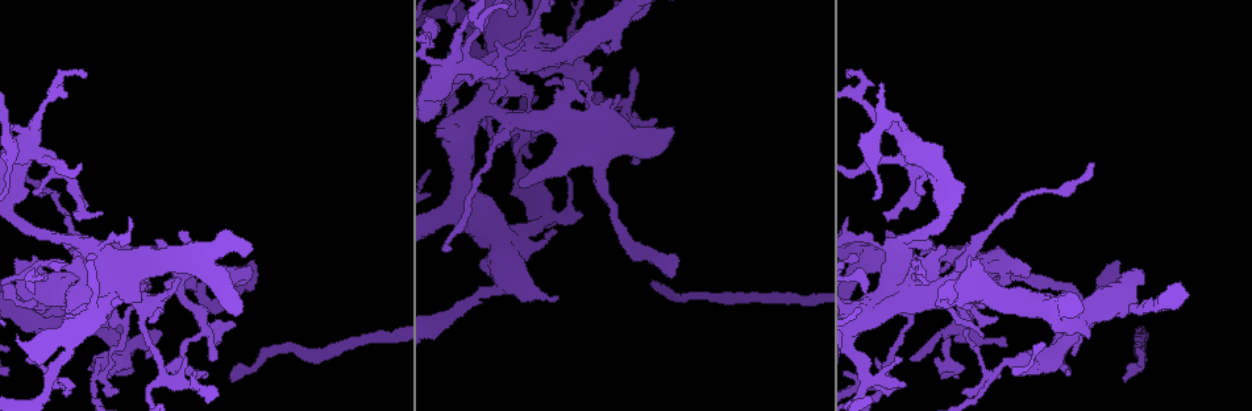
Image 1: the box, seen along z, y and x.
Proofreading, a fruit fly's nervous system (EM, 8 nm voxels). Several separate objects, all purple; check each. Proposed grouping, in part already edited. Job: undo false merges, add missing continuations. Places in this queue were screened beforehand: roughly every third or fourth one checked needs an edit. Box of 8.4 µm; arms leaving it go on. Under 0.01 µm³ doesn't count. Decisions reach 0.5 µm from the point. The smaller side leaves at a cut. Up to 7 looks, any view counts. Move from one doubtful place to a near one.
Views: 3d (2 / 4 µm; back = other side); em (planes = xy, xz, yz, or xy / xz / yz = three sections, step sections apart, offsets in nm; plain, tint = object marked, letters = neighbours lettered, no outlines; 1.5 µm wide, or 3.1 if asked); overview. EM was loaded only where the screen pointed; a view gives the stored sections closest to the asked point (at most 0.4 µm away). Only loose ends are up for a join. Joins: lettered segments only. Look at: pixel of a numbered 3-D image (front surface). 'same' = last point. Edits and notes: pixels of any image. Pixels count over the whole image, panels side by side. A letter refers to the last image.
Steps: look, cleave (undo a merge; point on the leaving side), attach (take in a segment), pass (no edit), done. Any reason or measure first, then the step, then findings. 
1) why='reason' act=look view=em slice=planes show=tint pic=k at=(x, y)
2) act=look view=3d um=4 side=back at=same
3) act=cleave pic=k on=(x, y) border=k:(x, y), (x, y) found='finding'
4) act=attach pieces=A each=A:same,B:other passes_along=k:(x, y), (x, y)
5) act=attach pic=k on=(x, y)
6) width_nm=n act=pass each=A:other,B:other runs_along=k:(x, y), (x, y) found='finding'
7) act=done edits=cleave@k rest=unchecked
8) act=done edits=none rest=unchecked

why='two arms at a narrow angle' act=look view=3d um=2 pic=1 at=(561, 84)

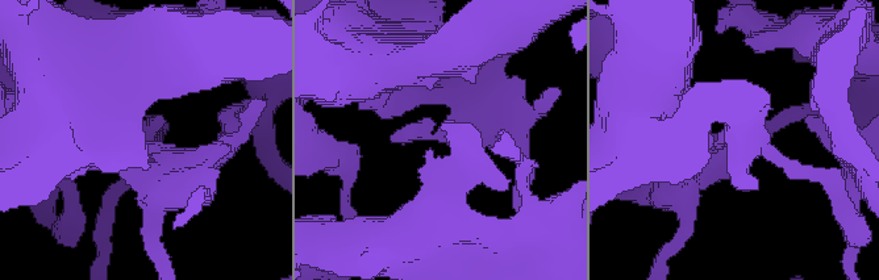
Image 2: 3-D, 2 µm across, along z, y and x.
act=look view=em slice=planes show=tint pic=2 at=(155, 144)

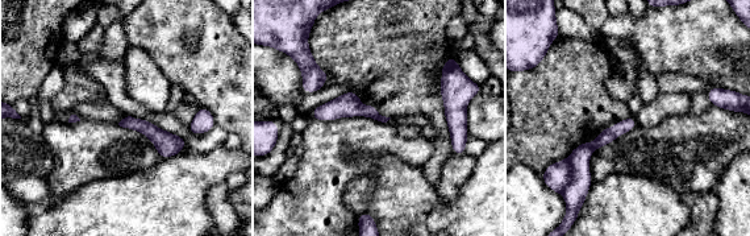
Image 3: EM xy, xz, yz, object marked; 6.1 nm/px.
act=look view=em slice=planes show=letters at=same

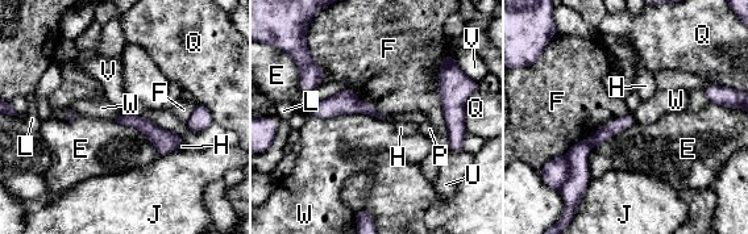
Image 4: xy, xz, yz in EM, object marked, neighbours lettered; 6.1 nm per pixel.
act=pass each=E:other,F:other,H:other,J:other,L:other,P:other,Q:other,U:other,V:other,W:other runs_along=4:(630, 118), (593, 141), (569, 166) found='no lettered segment goes on from it'

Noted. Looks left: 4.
why='sudden change in width' act=look view=3d um=4 pic=1 at=(100, 360)

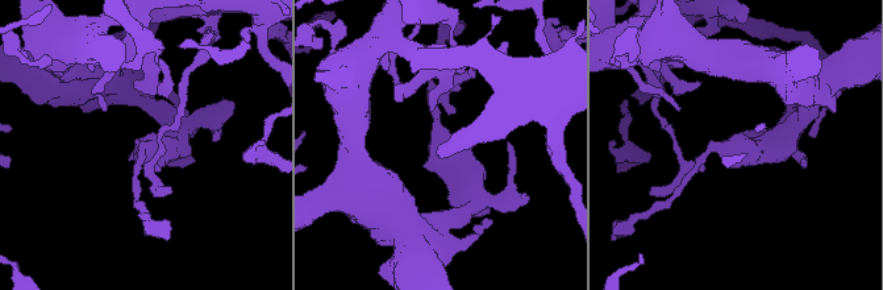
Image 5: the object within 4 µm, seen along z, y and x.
arm_widths_nm=160,340 act=look view=em slice=xz step=4 show=tint pic=5 at=(143, 147)

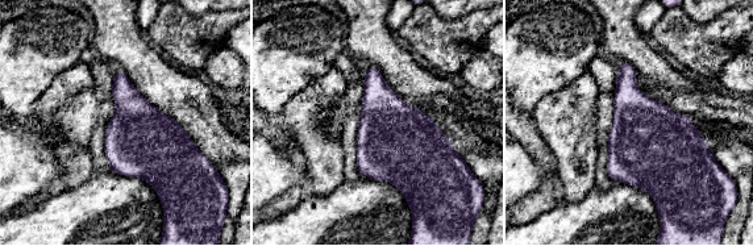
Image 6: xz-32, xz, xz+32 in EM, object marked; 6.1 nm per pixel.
act=look view=em slice=planes show=letters at=same

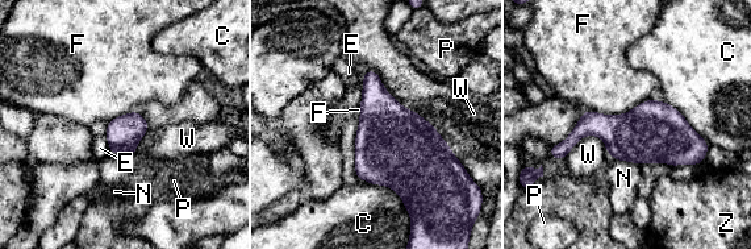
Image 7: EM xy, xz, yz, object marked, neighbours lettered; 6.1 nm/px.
width_nm=220 act=pass each=C:other,E:other,F:other,N:other,P:other,W:other,Z:other border=7:(650, 98), (622, 113), (587, 111) found='continuous, no second neuron'

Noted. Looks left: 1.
act=done edits=none rest=unchecked

